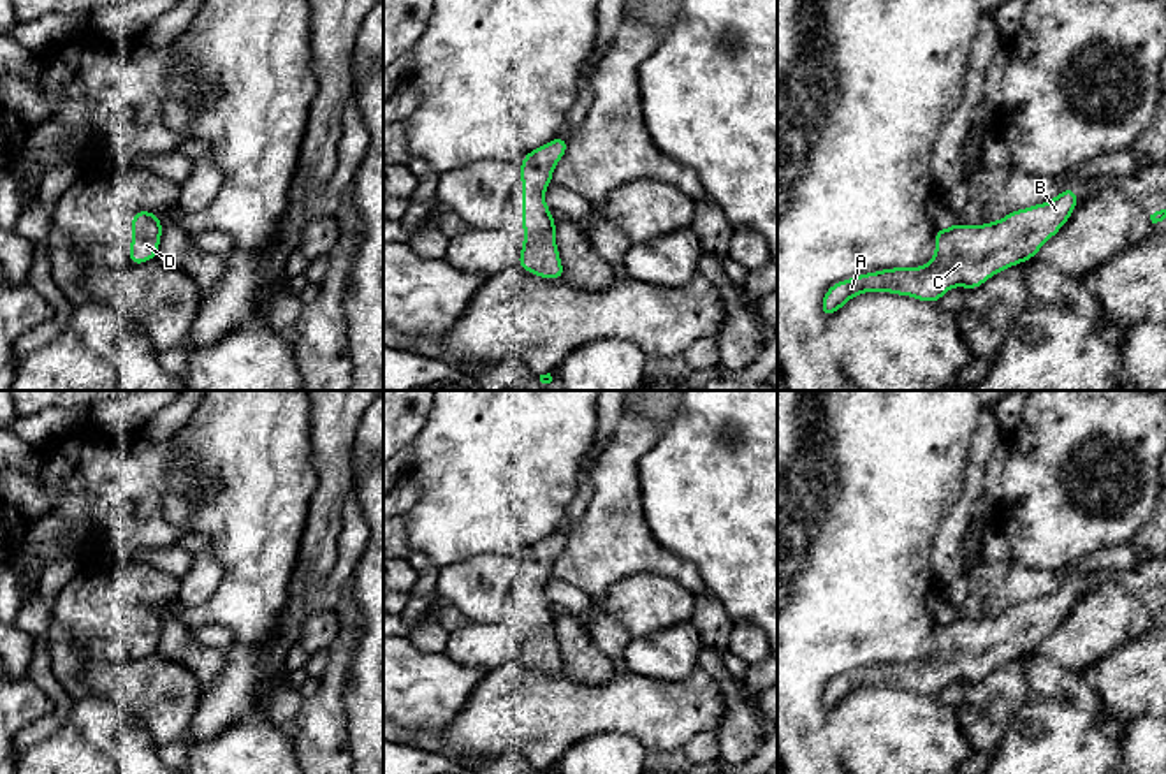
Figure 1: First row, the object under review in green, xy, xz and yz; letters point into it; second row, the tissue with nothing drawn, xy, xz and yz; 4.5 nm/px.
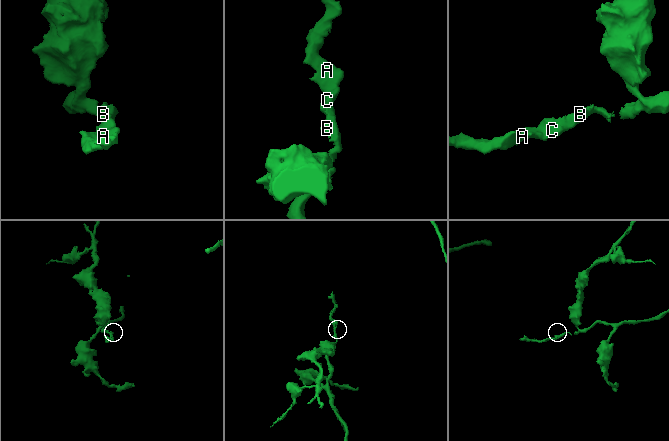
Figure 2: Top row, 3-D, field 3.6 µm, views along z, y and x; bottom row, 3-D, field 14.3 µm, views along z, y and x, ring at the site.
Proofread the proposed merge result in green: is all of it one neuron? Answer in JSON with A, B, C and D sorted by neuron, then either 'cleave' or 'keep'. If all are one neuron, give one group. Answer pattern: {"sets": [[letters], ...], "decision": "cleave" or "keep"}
{"sets": [["A", "B", "C", "D"]], "decision": "keep"}

